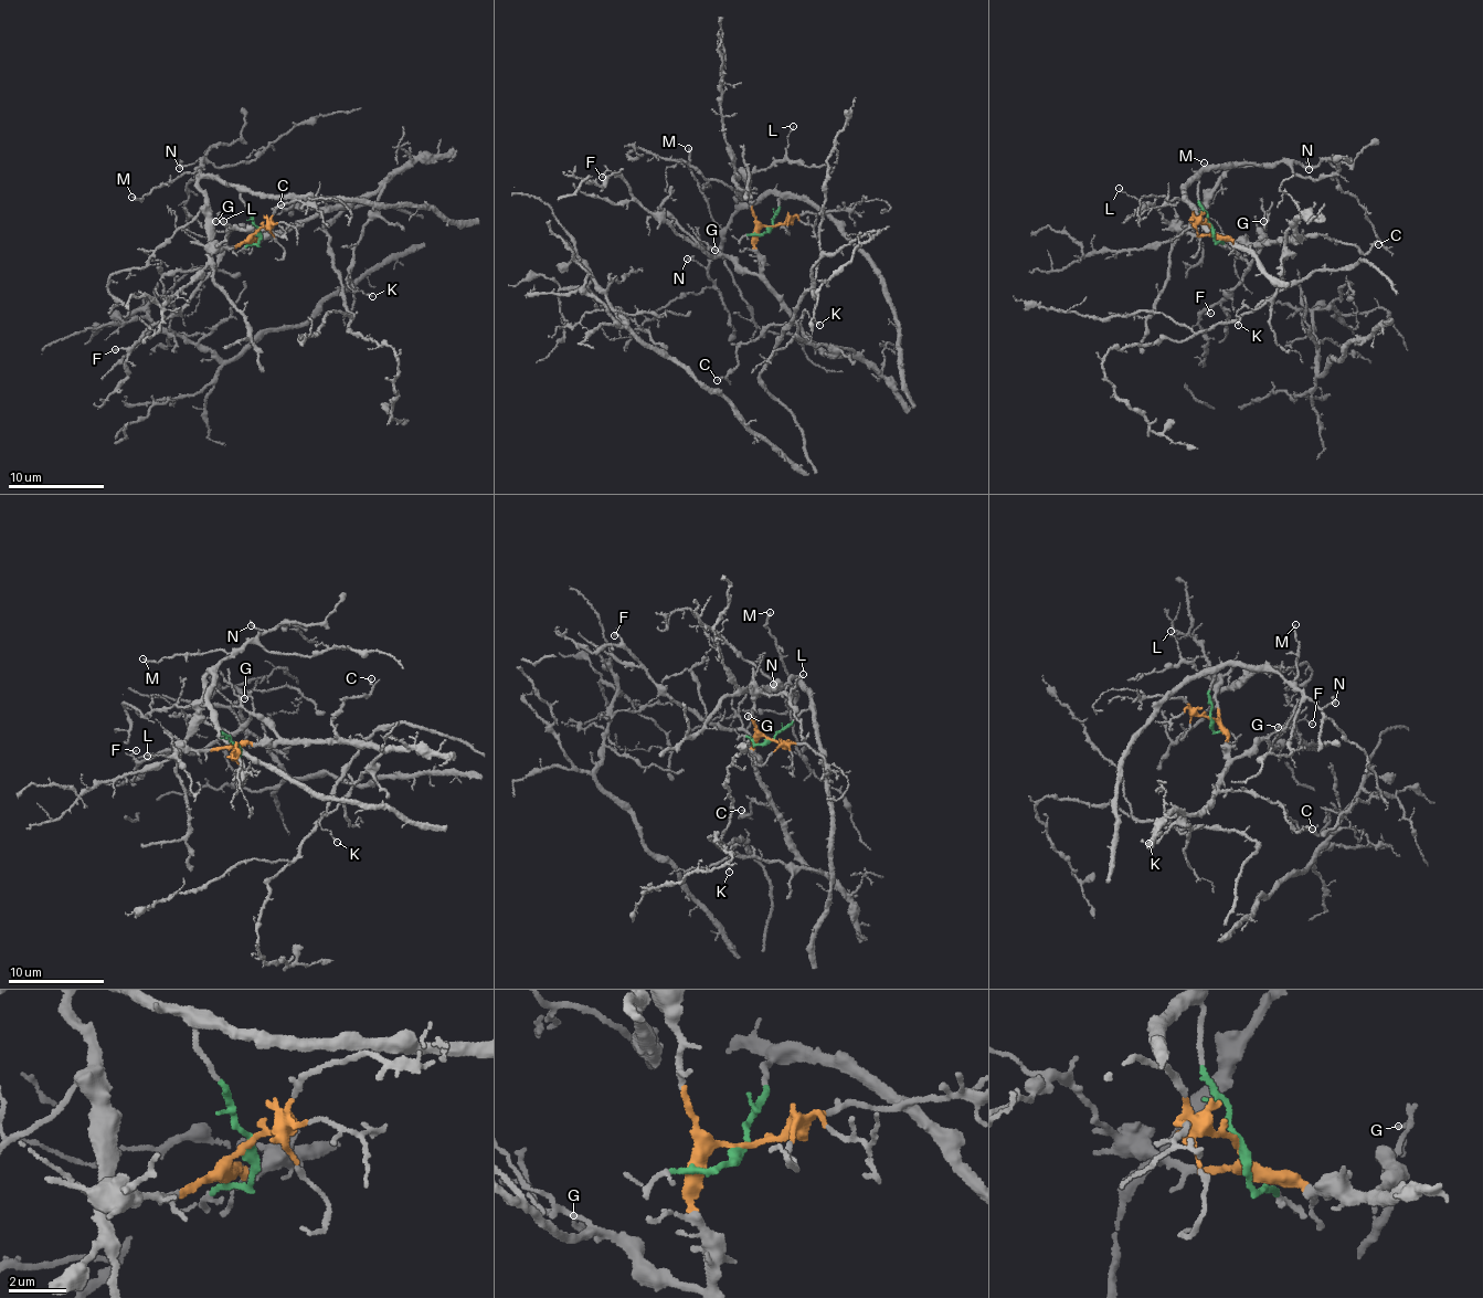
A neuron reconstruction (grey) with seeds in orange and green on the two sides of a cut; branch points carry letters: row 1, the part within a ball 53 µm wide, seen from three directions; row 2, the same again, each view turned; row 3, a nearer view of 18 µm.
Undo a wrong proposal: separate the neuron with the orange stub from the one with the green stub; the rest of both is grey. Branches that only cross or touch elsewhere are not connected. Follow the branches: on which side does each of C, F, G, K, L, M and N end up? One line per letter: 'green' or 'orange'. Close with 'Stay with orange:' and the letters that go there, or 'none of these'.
C: orange
F: orange
G: orange
K: orange
L: orange
M: green
N: green
Stay with orange: C, F, G, K, L

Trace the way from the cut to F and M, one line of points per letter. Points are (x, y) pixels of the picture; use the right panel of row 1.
F: (1210, 228), (1228, 238), (1252, 242), (1266, 236), (1261, 231), (1259, 254), (1220, 303), (1200, 313), (1211, 314)
M: (1210, 228), (1200, 202), (1198, 175), (1208, 169), (1262, 165), (1231, 165), (1217, 170), (1204, 164)

